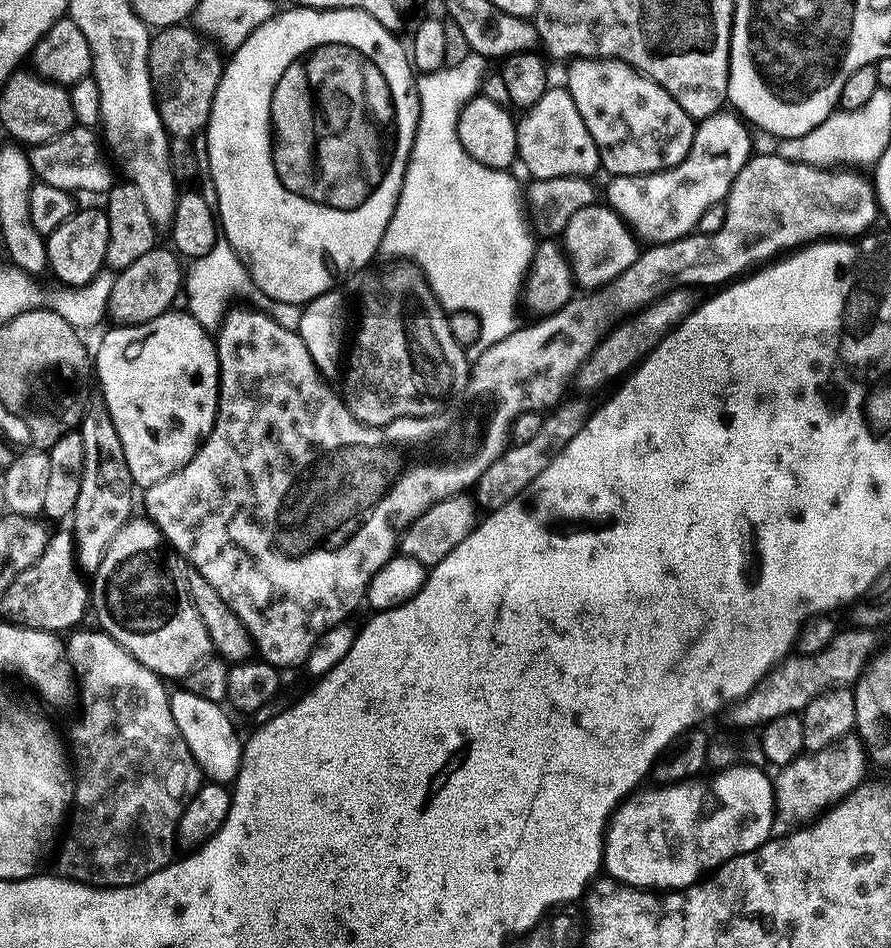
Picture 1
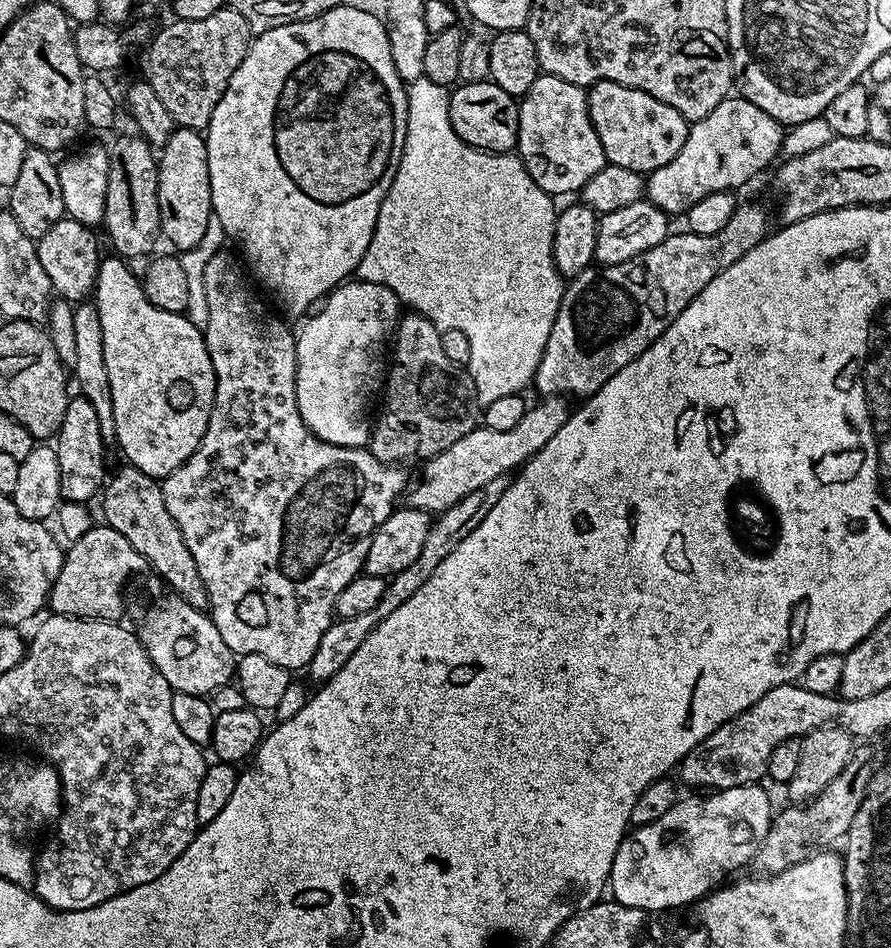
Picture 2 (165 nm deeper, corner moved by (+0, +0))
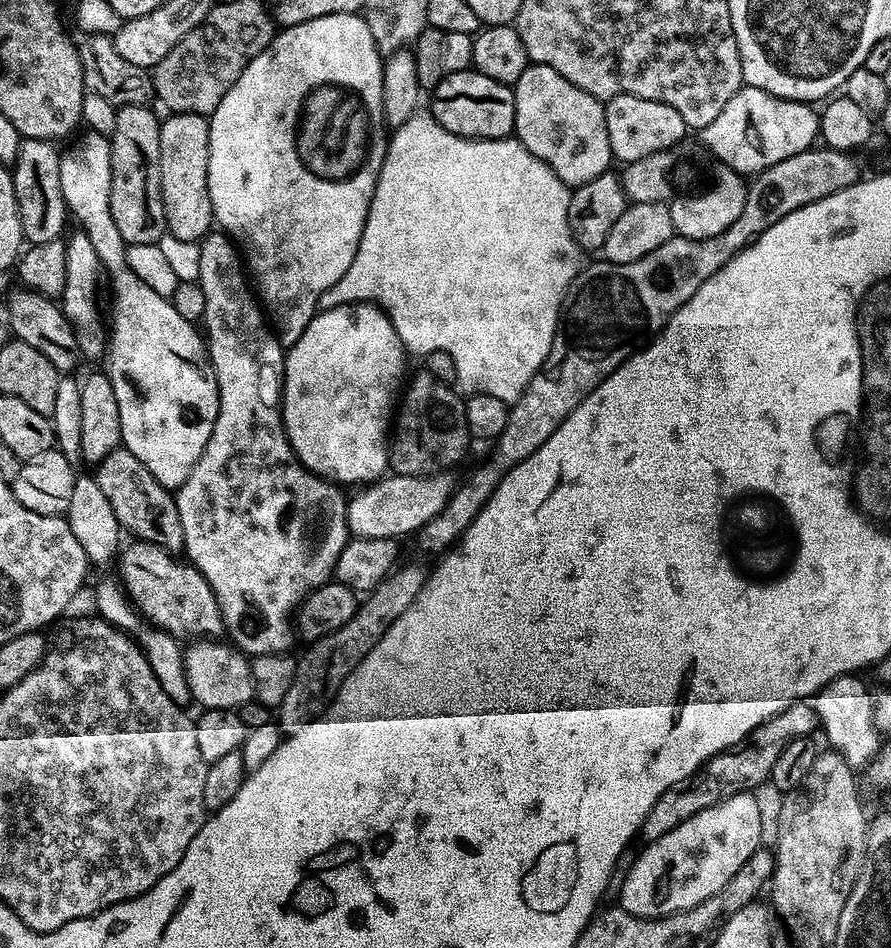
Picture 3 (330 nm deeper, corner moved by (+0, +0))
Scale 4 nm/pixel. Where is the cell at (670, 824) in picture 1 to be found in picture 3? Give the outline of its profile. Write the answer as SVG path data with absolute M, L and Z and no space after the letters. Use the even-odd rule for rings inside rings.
M752 792L734 794L690 818L686 818L670 834L662 834L662 838L651 841L648 848L639 853L632 864L630 874L622 886L618 897L619 907L626 909L630 914L645 918L659 918L673 916L675 912L685 912L702 902L706 898L717 896L742 870L744 864L751 861L752 856L761 847L760 831L764 828L764 820L760 817L760 804L755 800Z

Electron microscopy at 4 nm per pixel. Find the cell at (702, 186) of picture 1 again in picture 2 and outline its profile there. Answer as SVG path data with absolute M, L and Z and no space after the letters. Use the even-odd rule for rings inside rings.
M743 98L723 100L721 104L714 106L714 110L710 110L710 114L706 114L706 118L695 121L689 127L686 142L673 160L666 162L666 166L647 173L646 199L669 214L686 214L694 206L694 202L702 202L706 194L737 190L736 188L742 187L751 176L758 175L776 155L781 155L784 133L785 129L781 124L770 118L766 110L758 110L754 102Z

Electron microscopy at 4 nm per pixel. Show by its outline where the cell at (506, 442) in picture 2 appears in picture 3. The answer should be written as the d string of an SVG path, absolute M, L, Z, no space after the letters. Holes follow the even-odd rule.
M448 474L430 476L385 475L369 483L356 497L346 504L348 530L356 538L401 538L407 532L419 533L430 518L434 518L446 506L454 491L454 480Z

